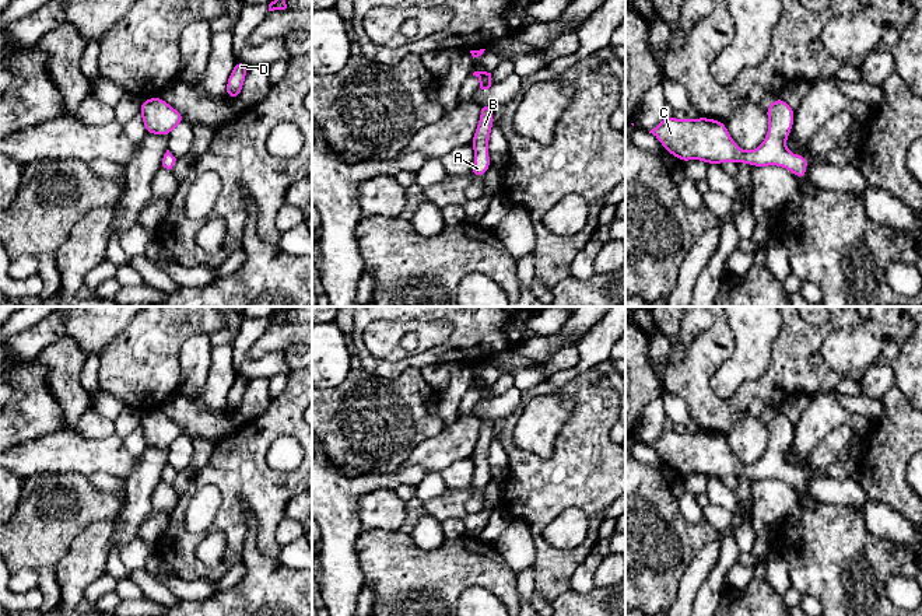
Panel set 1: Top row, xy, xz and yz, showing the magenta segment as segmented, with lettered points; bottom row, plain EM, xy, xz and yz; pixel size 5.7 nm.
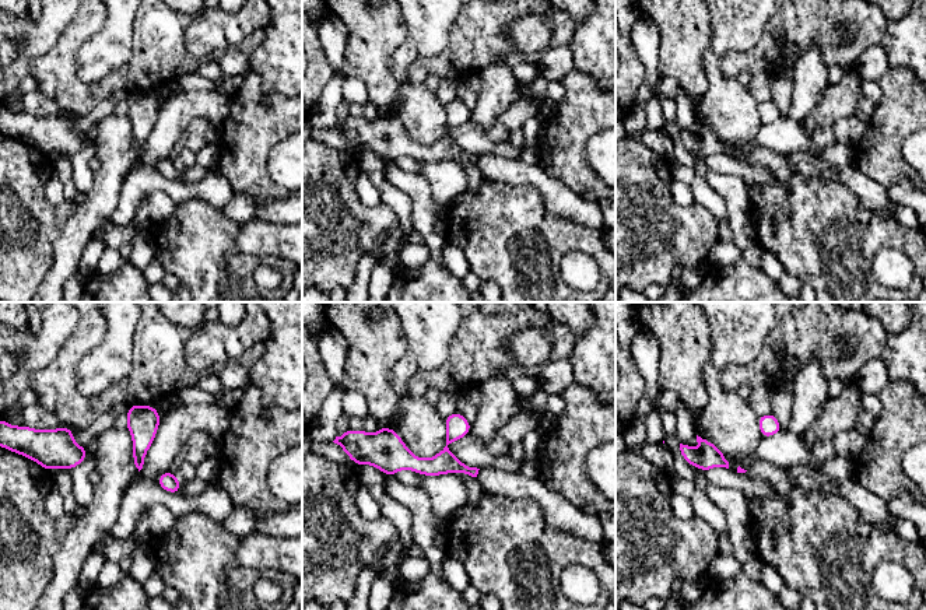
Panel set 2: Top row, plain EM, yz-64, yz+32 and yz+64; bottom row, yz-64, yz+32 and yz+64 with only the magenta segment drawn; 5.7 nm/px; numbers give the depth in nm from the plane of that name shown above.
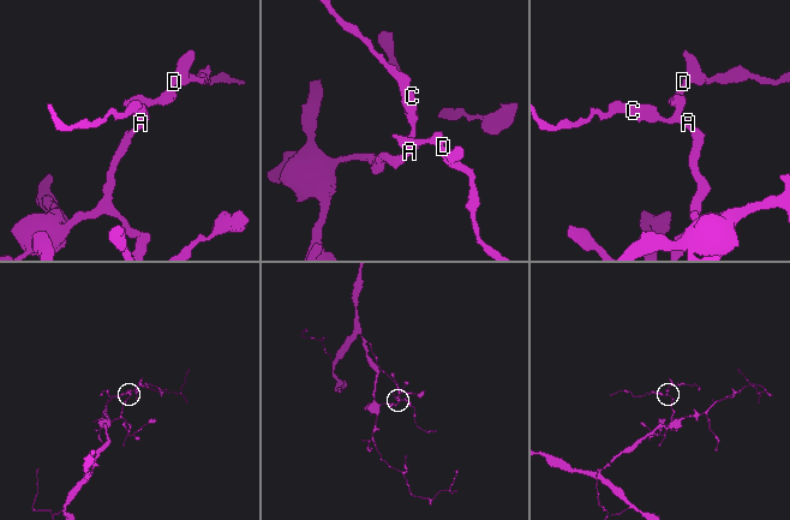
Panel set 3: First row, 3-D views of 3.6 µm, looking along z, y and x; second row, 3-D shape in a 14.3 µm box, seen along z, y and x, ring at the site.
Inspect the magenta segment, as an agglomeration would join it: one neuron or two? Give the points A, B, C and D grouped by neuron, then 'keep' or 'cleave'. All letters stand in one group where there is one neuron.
A B C D; keep

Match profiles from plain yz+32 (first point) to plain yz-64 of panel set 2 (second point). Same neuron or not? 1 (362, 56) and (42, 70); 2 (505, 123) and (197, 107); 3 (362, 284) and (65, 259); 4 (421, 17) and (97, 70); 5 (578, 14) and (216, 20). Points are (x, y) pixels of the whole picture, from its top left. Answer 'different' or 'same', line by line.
1: same
2: different
3: same
4: same
5: same

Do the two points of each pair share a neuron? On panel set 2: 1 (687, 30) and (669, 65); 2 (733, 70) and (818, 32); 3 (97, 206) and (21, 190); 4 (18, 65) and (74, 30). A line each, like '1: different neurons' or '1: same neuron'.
1: same neuron
2: same neuron
3: different neurons
4: different neurons

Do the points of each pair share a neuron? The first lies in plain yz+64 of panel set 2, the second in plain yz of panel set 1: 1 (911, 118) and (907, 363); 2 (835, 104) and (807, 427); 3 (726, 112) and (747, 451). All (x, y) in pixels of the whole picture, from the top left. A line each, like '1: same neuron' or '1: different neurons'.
1: different neurons
2: different neurons
3: same neuron

